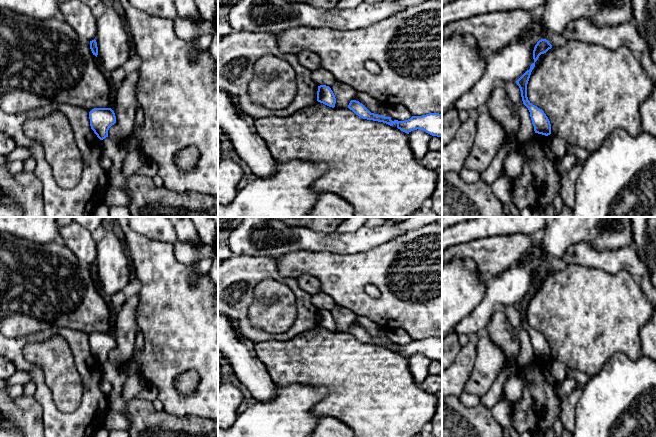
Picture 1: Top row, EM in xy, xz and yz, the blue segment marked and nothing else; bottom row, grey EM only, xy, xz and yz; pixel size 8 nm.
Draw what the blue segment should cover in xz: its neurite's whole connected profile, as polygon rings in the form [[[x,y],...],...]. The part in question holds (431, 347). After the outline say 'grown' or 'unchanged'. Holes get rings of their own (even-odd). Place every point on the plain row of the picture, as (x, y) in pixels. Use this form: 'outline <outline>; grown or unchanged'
outline [[[351,324],[348,332],[363,343],[383,346],[390,350],[393,350],[393,348],[396,347],[397,352],[407,358],[413,354],[420,353],[432,360],[442,361],[442,338],[439,337],[412,340],[405,345],[392,345],[391,341],[371,337],[362,327],[356,324]]]; unchanged

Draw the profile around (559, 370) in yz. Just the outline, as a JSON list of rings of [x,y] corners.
[[[551,359],[550,361],[551,373],[558,383],[564,381],[567,377],[568,371],[570,370],[564,363]]]

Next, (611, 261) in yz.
[[[587,242],[570,245],[563,258],[566,264],[577,264],[589,268],[597,268],[615,274],[626,270],[636,280],[650,277],[648,267],[639,259],[633,246],[613,250],[598,250]]]

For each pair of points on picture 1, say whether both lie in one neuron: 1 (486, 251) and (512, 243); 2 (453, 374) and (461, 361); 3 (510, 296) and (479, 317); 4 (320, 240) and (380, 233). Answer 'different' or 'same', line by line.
1: same
2: same
3: same
4: same

